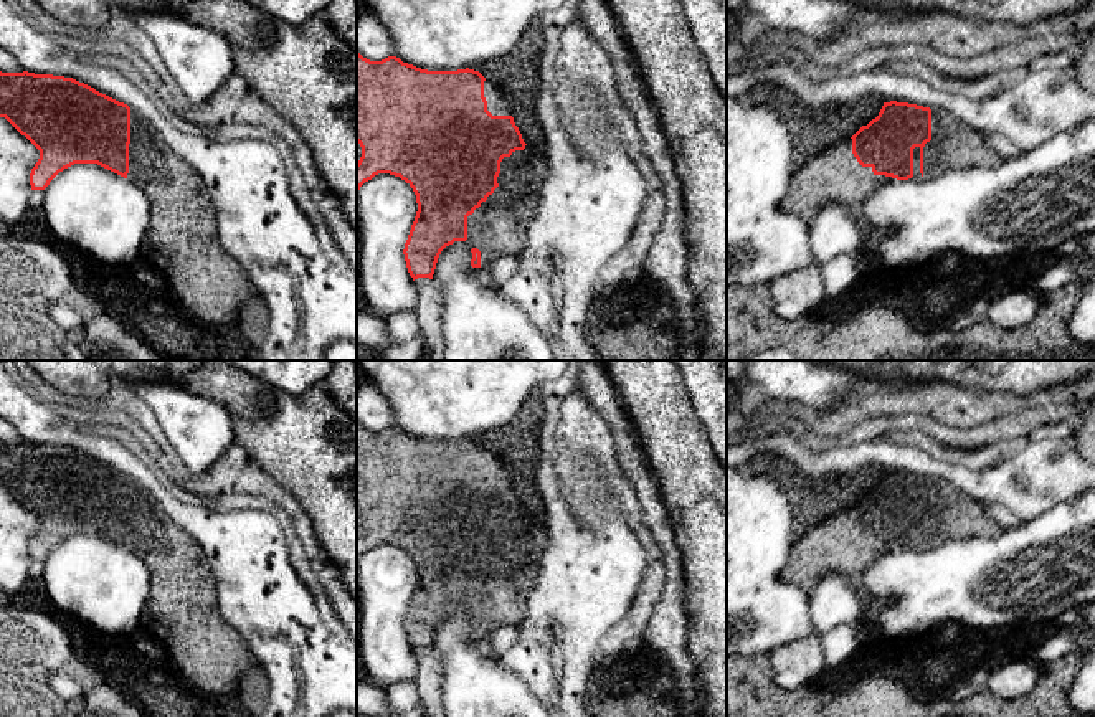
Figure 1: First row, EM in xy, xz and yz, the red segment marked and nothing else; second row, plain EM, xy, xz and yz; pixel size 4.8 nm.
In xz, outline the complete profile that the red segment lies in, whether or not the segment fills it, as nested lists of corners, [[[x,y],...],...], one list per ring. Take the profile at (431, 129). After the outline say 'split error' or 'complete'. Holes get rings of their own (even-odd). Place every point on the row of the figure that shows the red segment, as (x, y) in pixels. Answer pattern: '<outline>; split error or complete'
[[[357,50],[357,142],[362,147],[357,195],[378,173],[400,177],[416,195],[418,211],[403,249],[413,281],[433,279],[441,251],[454,241],[467,241],[472,246],[471,266],[482,269],[499,256],[517,258],[524,251],[548,162],[524,142],[512,117],[512,102],[479,71],[428,71],[396,56],[370,61]]]; split error

